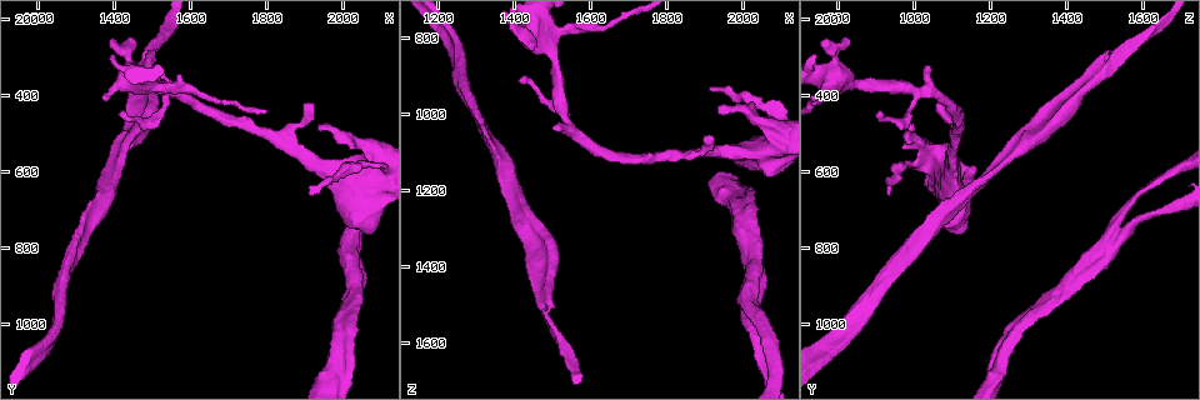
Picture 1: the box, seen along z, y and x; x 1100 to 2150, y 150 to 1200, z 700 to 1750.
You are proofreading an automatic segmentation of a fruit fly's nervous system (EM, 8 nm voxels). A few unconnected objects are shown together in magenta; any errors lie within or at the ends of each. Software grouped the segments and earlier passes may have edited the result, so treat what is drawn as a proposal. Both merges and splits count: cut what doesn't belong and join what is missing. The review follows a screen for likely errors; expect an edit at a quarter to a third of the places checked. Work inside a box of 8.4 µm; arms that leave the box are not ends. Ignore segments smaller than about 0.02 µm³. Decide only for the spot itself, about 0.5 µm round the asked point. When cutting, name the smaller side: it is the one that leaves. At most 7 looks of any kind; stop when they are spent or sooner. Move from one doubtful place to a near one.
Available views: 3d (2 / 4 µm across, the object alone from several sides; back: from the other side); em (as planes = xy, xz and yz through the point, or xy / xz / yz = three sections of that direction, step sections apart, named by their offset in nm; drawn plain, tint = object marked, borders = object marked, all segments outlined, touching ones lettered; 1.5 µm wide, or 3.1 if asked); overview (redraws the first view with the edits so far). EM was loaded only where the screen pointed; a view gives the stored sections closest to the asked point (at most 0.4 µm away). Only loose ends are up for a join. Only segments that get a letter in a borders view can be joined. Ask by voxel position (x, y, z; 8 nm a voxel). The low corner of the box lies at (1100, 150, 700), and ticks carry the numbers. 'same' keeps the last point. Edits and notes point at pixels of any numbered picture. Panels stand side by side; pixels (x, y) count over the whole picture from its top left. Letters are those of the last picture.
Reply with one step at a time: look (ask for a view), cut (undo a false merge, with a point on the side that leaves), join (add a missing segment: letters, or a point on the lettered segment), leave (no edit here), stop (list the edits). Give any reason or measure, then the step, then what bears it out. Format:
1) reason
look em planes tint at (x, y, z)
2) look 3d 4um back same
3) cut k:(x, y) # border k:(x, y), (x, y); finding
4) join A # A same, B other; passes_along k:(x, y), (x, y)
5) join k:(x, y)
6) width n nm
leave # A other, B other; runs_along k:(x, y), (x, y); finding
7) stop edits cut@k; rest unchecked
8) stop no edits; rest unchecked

an open end
look 3d 2um at (1940, 485, 980)

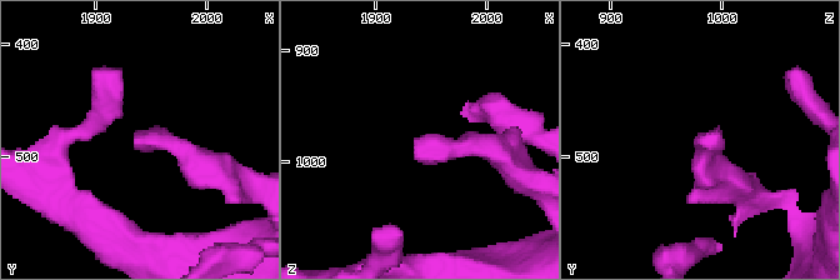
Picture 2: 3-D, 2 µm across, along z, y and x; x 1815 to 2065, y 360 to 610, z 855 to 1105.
need the tissue
look em xy step 8 tint at (1938, 490, 980)

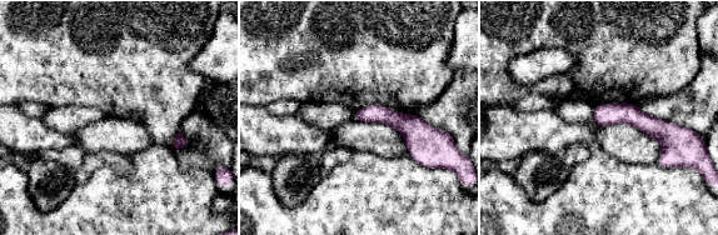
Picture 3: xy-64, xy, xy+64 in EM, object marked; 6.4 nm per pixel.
cut it another way
look em xz step 8 borders same

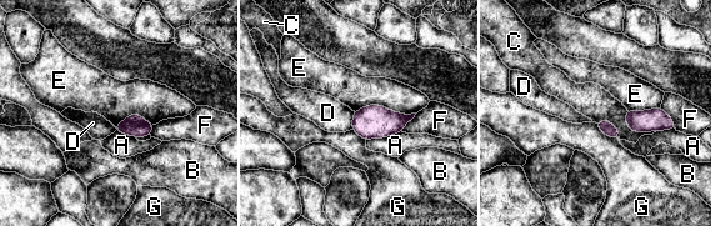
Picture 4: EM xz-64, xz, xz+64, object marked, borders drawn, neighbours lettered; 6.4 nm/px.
leave # A other, B other, C other, D other, E other, F other, G other; border 4:(625, 110), (631, 130), (655, 131); none of them fits

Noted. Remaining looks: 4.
free end
look em planes borders at (1510, 315, 1040)

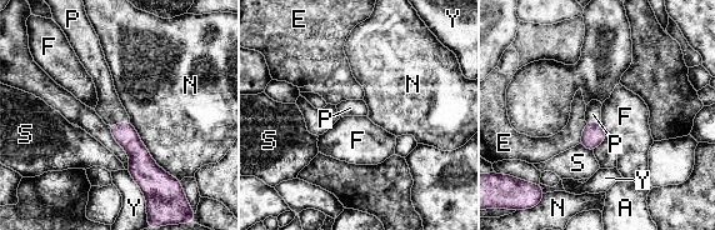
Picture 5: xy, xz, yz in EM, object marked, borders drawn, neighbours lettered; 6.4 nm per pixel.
join P # A other, E other, F other, N other, P same, S other, Y other; passes_along 5:(125, 135), (119, 124), (109, 108); it goes on there

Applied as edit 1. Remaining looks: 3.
stop edits join@5; rest unchecked

